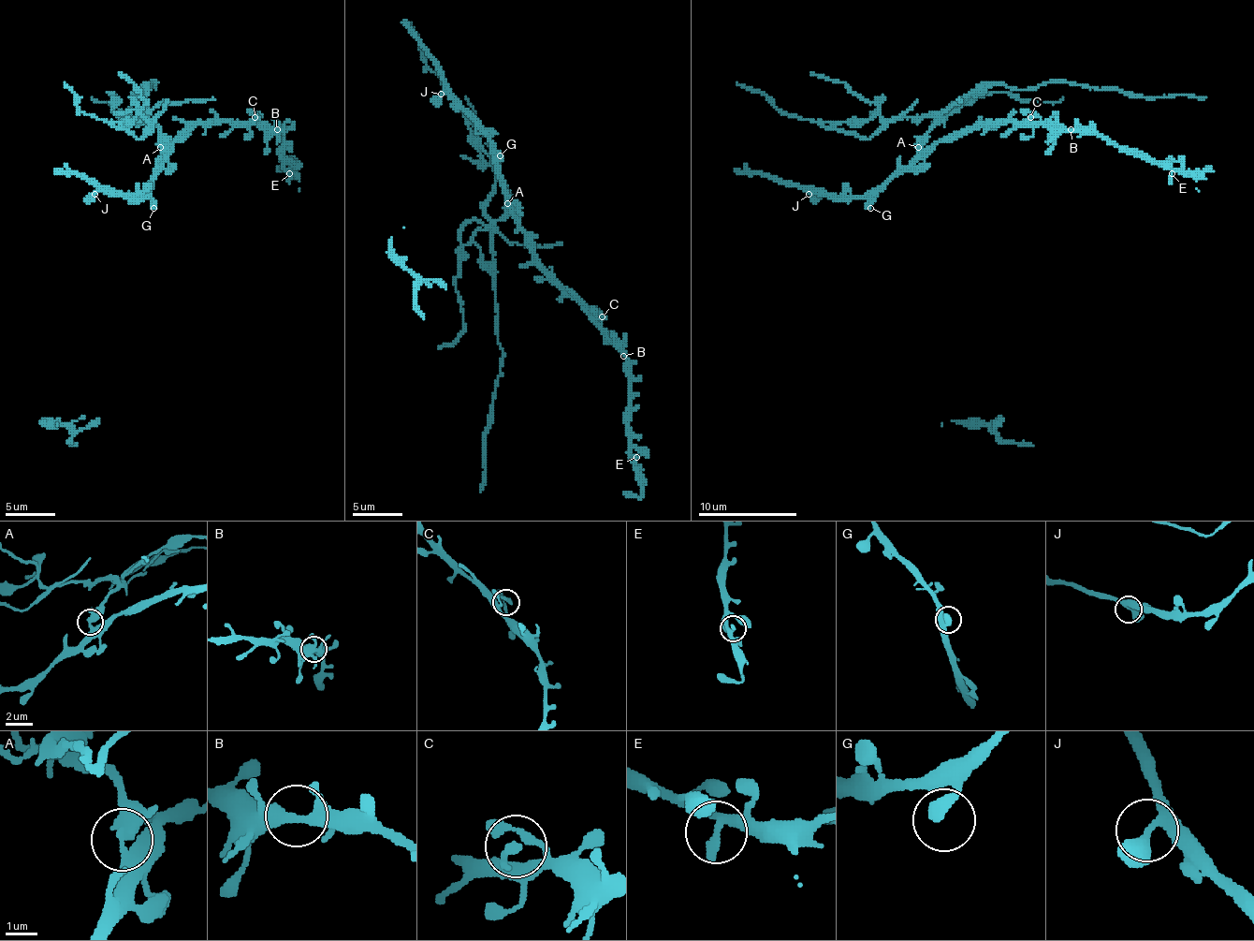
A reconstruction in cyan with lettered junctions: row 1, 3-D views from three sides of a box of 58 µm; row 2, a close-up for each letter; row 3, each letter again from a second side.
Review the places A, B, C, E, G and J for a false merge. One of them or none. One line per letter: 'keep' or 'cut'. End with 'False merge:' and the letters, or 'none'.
A: cut
B: keep
C: keep
E: keep
G: keep
J: keep
False merge: A

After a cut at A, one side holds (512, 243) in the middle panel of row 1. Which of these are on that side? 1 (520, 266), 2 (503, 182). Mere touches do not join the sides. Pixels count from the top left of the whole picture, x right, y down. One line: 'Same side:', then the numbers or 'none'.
Same side: none

